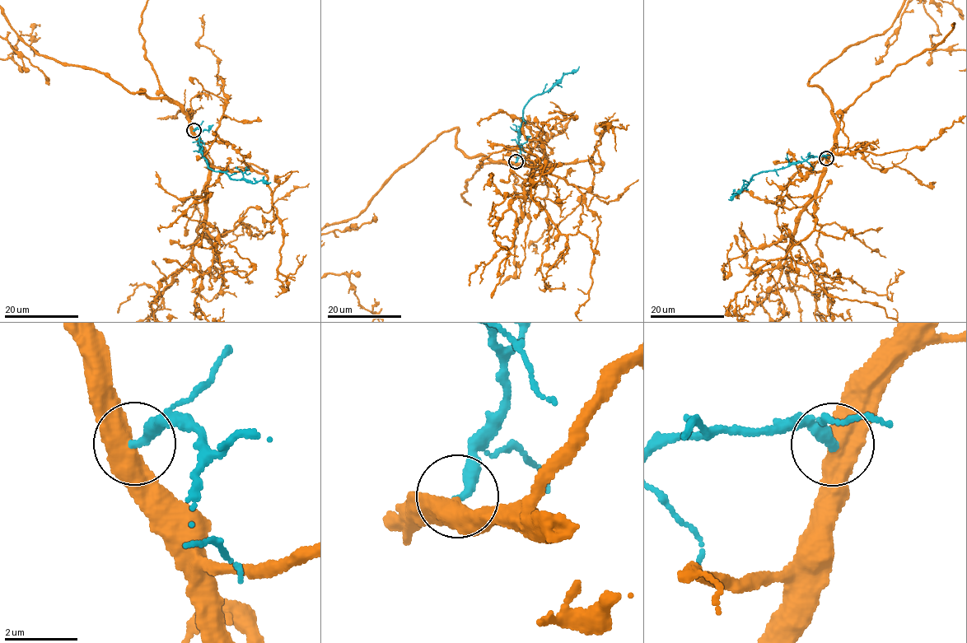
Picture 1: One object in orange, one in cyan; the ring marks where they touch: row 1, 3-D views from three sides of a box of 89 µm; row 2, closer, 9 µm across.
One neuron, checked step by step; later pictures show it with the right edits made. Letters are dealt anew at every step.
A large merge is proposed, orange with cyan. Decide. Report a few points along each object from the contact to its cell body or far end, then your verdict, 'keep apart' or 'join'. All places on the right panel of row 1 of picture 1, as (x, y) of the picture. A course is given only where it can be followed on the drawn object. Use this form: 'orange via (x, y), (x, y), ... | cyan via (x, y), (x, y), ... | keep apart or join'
cyan via (827, 158), (814, 156), (777, 170), (754, 174), (745, 188), (732, 193), (734, 197), (729, 199) | keep apart

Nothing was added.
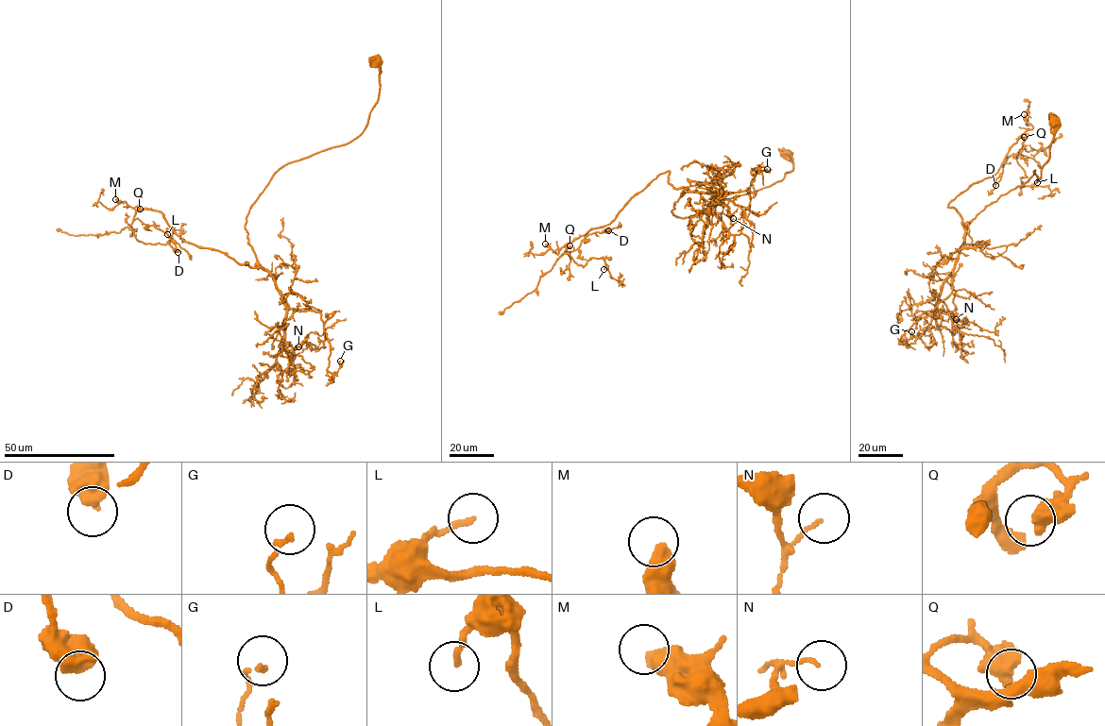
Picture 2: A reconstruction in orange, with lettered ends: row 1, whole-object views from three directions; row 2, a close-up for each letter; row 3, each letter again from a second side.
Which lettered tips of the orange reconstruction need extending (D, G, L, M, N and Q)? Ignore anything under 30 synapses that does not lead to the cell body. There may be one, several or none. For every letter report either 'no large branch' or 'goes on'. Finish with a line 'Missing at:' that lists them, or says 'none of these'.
D: no large branch
G: no large branch
L: no large branch
M: goes on
N: no large branch
Q: no large branch
Missing at: M

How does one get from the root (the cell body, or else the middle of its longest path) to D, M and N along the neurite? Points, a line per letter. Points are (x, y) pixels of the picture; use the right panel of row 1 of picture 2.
D: (1054, 120), (1041, 178), (1033, 170), (965, 228), (947, 205), (994, 176), (1020, 136), (1023, 148), (995, 185)
M: (1054, 120), (1041, 178), (1033, 170), (965, 228), (947, 205), (995, 175), (1033, 127), (1024, 114)
N: (1054, 120), (1049, 160), (1041, 178), (1033, 170), (1028, 180), (1001, 194), (968, 223), (939, 296), (956, 319)

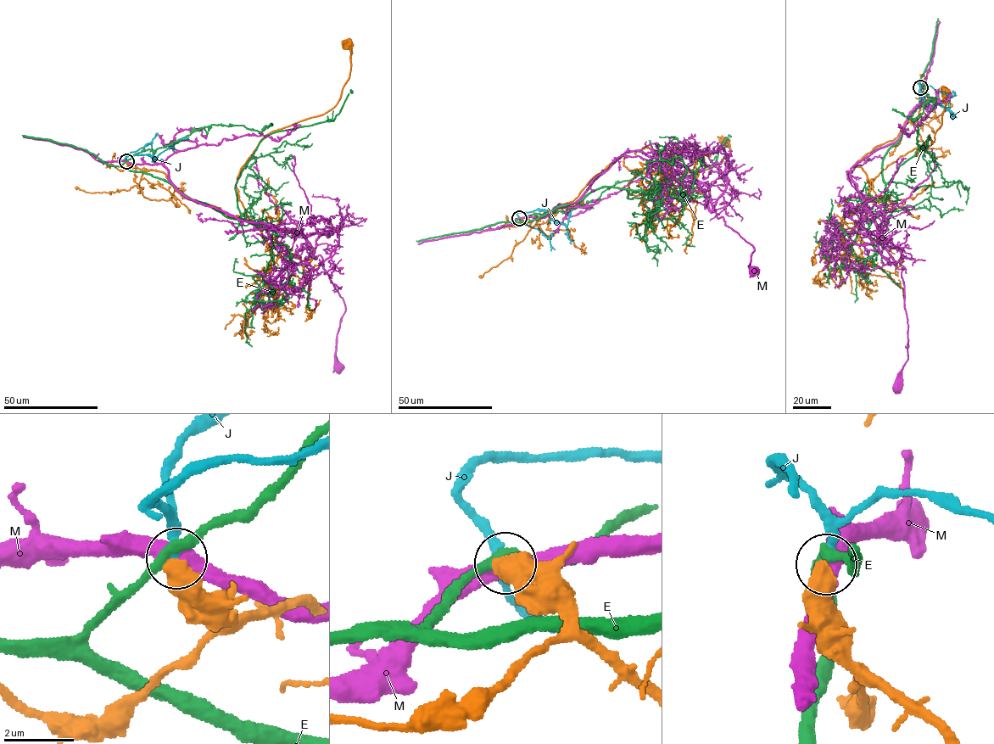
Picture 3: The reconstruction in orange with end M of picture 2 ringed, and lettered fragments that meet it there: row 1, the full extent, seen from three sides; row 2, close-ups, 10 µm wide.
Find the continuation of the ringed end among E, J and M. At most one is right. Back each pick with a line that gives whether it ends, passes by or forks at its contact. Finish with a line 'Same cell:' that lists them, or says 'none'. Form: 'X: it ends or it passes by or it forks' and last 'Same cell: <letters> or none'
J: it ends
Same cell: J

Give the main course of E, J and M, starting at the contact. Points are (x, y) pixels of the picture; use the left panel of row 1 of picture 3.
E: (125, 162), (122, 166), (164, 179), (190, 198), (237, 218), (236, 183), (260, 142), (333, 120), (351, 89)
J: (125, 161), (127, 156), (143, 154), (155, 158), (176, 142), (188, 137)
M: (127, 162), (164, 165), (197, 203), (304, 237), (344, 303), (335, 349), (341, 367)

